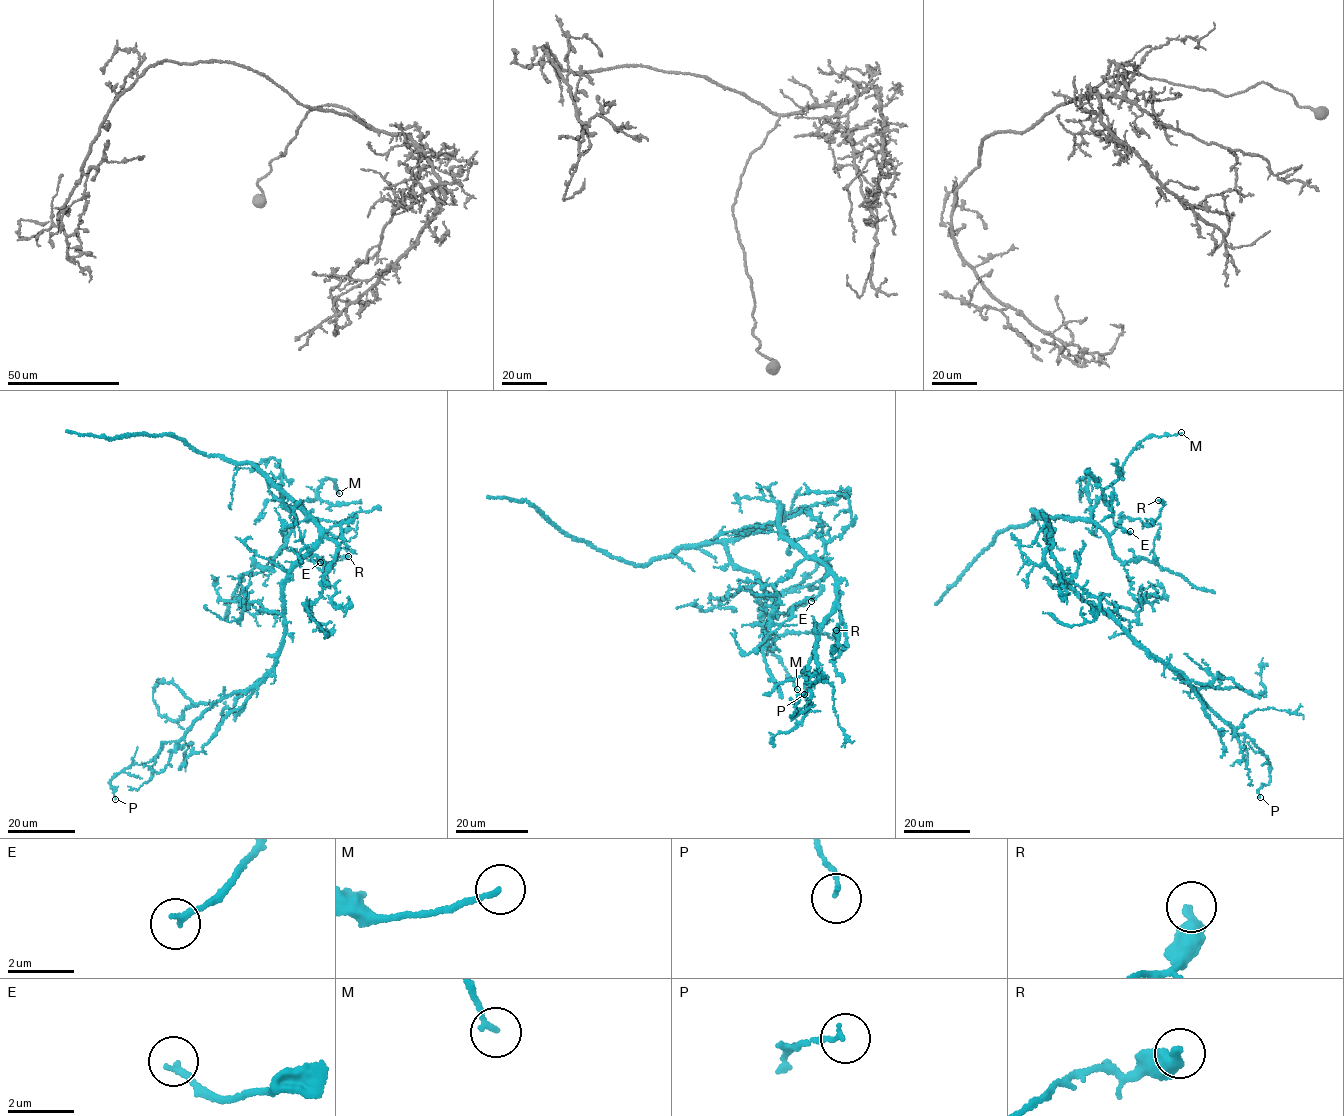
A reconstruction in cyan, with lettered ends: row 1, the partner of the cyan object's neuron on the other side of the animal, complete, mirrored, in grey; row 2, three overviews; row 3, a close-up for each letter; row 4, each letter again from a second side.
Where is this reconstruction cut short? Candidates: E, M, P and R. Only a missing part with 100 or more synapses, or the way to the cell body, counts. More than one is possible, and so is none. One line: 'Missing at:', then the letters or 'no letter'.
Missing at: no letter

